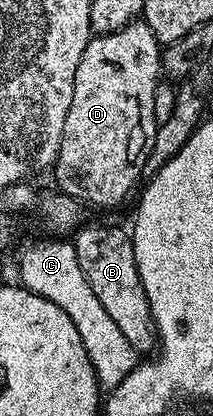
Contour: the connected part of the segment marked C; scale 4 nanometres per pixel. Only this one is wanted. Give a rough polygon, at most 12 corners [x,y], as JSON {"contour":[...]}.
{"contour":[[38,240],[21,287],[56,302],[88,350],[99,389],[140,354],[80,270],[73,243]]}

